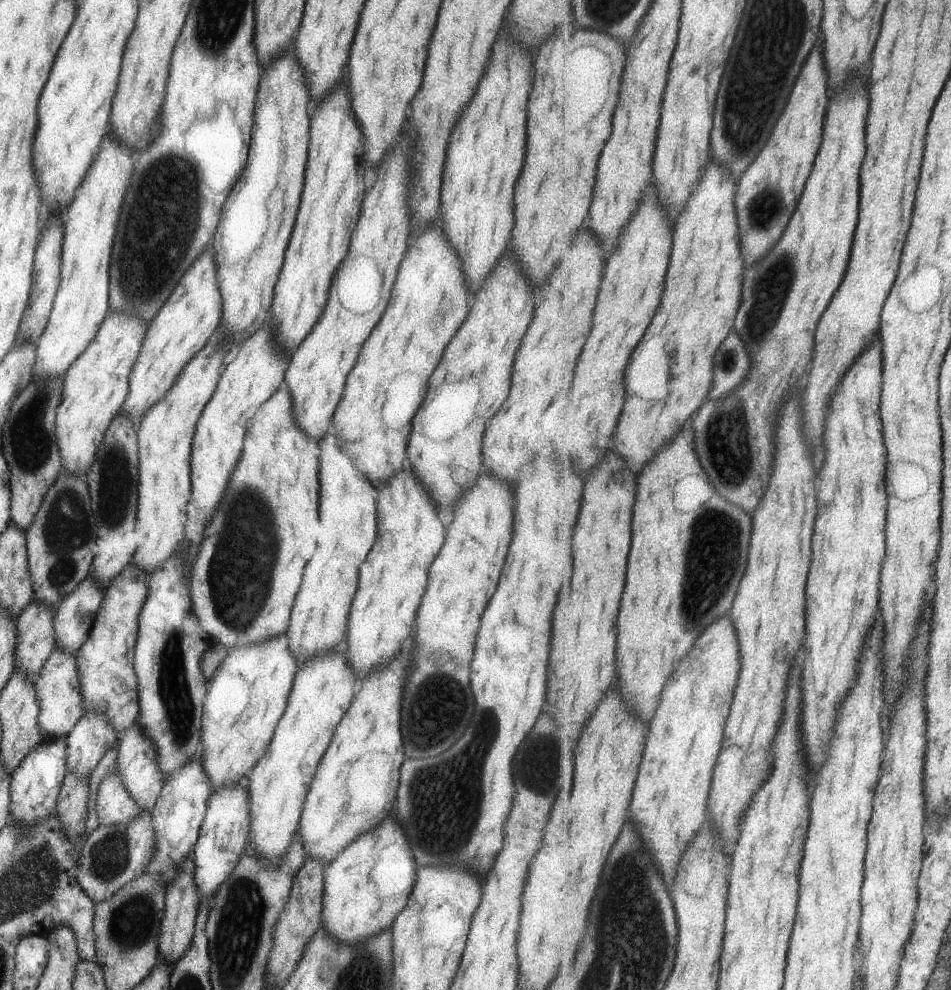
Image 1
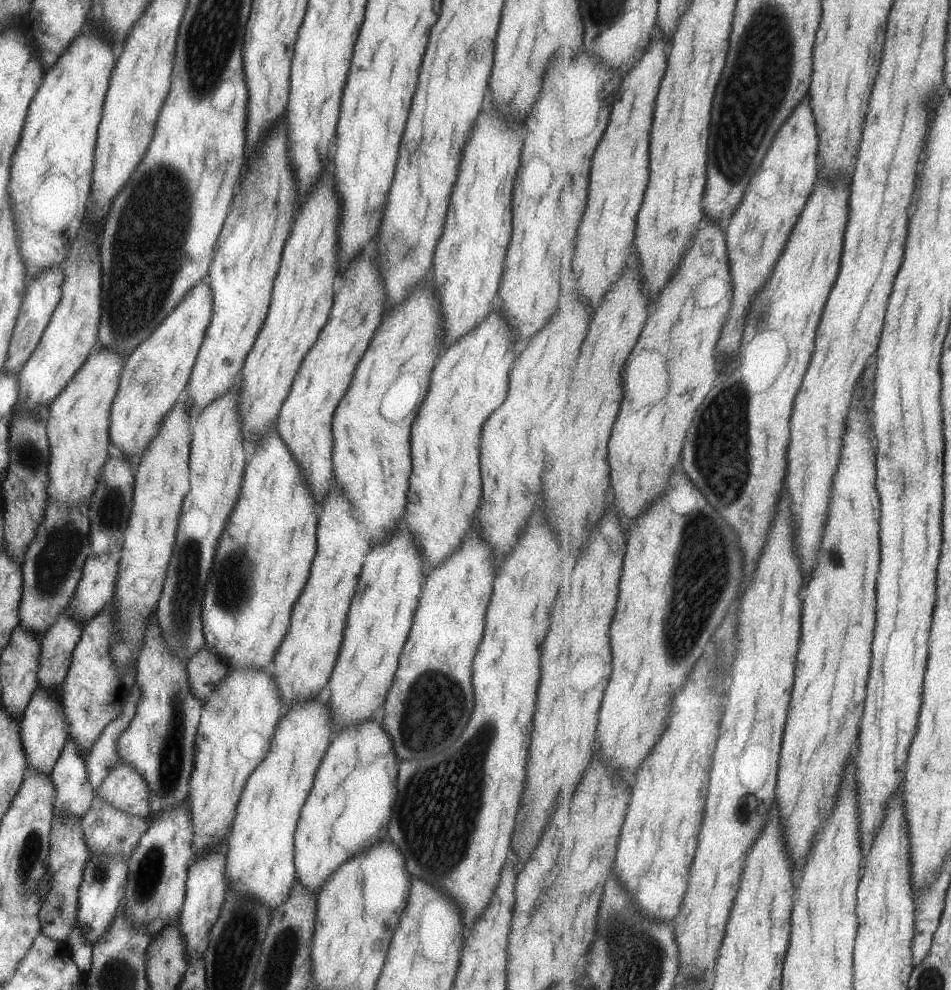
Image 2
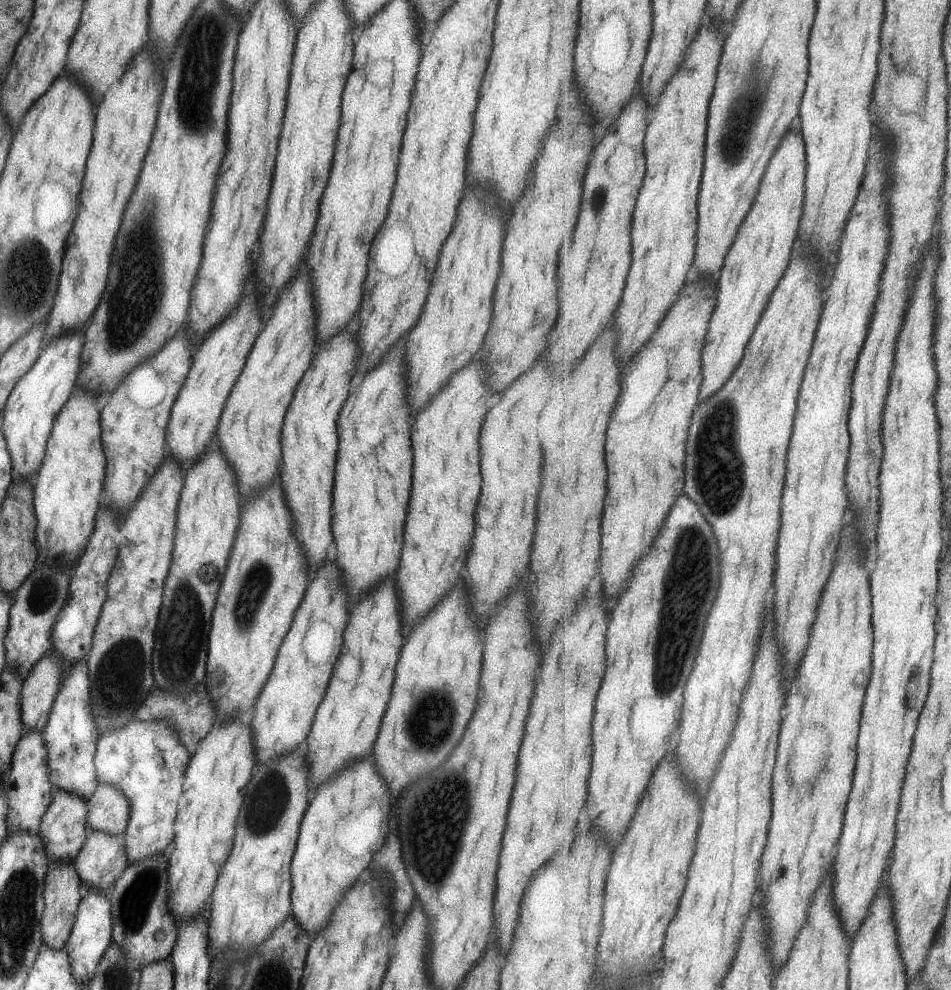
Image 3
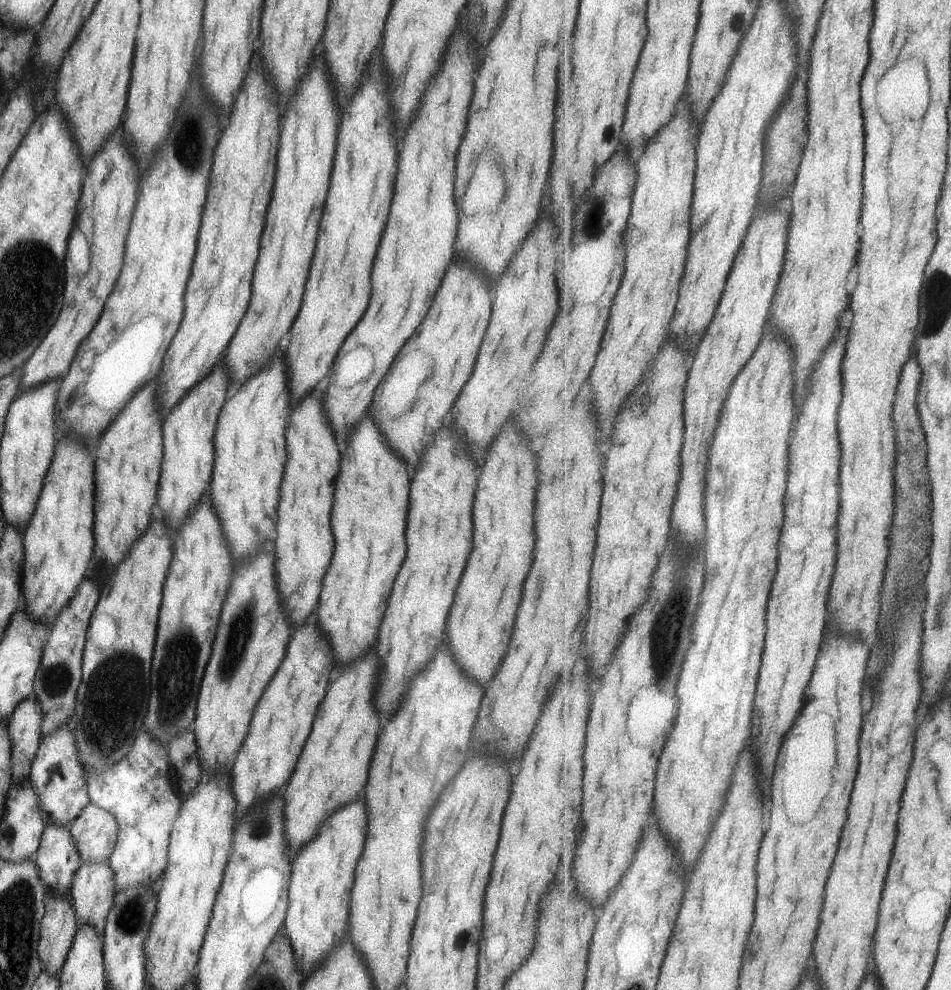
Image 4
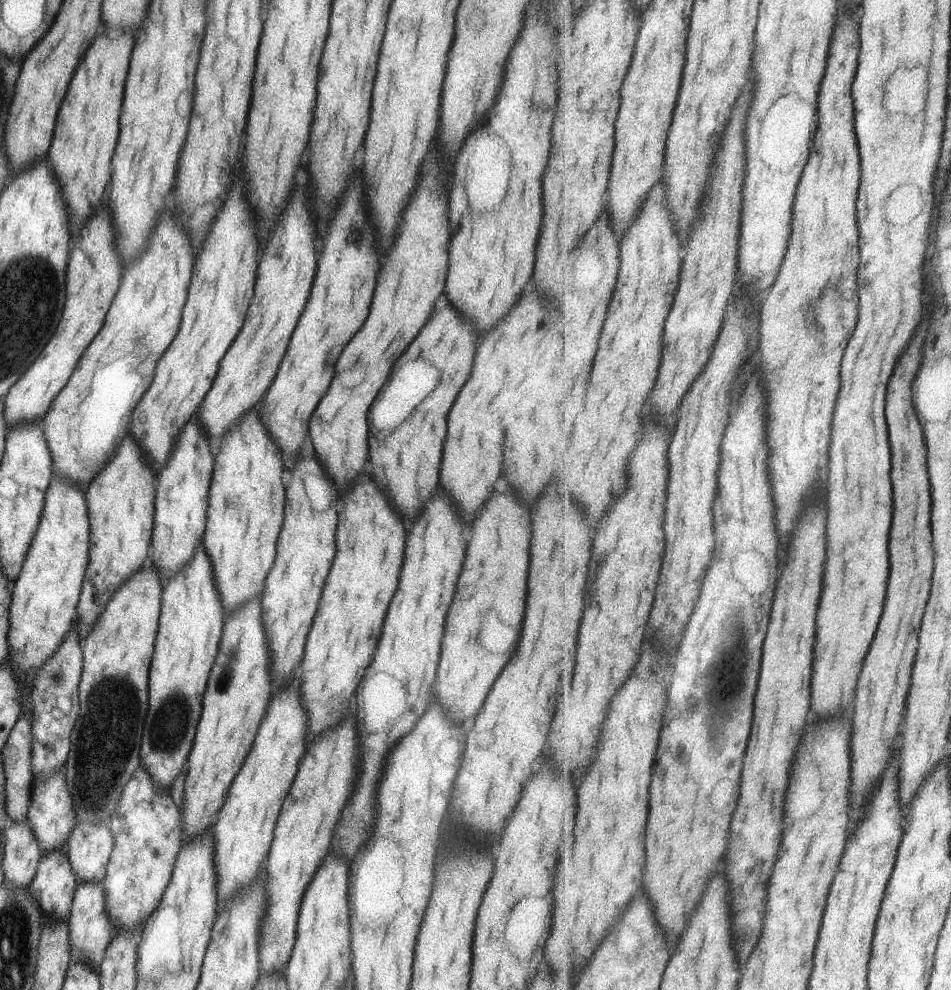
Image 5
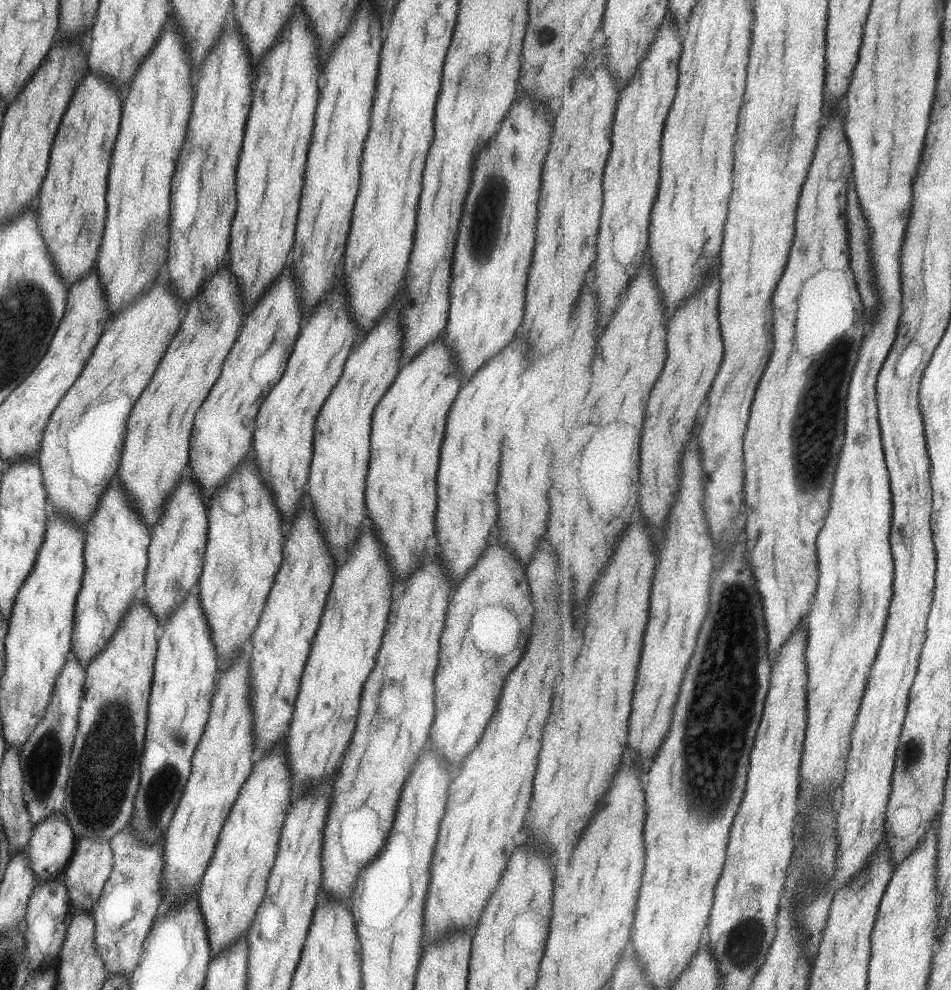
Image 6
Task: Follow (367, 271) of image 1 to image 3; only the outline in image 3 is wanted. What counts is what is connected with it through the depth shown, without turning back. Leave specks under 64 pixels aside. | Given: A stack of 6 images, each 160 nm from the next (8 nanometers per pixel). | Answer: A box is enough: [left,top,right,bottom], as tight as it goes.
[280,331,359,566]

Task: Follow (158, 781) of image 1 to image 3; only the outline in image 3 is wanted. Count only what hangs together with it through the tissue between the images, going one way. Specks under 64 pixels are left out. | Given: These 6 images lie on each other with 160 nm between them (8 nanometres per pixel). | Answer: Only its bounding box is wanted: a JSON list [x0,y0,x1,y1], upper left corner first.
[84,784,128,835]

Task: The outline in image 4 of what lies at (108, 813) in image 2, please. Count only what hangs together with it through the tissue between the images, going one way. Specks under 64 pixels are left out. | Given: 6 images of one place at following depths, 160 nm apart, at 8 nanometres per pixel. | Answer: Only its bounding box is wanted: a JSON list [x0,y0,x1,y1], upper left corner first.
[68,862,114,933]

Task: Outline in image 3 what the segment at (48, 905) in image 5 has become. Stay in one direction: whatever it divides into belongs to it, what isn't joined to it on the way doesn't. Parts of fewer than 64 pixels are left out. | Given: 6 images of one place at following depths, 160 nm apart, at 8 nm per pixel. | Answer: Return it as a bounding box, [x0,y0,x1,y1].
[38,789,87,864]

